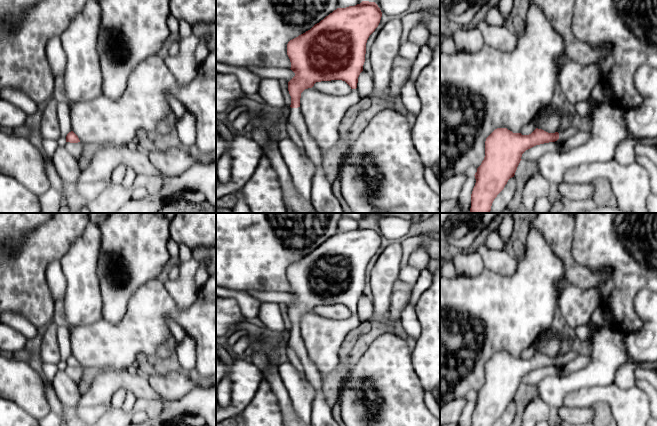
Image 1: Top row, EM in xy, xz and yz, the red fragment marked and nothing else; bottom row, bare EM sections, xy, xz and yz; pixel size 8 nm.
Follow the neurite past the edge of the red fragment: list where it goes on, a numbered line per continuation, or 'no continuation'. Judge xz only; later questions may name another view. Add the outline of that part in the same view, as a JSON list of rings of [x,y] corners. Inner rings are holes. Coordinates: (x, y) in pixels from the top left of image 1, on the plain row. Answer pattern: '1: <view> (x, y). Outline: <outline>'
1: xz (322, 415). Outline: [[[291,332],[287,345],[293,348],[303,363],[307,381],[315,388],[312,404],[311,426],[339,426],[332,415],[332,401],[327,390],[327,381],[309,359],[301,332]]]

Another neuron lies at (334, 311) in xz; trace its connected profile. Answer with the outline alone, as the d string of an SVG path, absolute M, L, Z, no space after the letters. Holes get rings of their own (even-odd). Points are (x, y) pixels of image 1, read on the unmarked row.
M342 304L316 306L313 312L319 316L333 320L343 320L352 314L351 311Z

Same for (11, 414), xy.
M0 397L0 426L40 426L39 420L30 416L13 401Z

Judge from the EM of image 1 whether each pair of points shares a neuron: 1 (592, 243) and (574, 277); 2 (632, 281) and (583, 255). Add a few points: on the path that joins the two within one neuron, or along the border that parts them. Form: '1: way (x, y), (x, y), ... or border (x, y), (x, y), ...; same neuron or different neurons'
1: border (571, 243), (577, 262), (604, 269); different neurons
2: way (620, 269), (606, 255), (595, 255); same neuron

